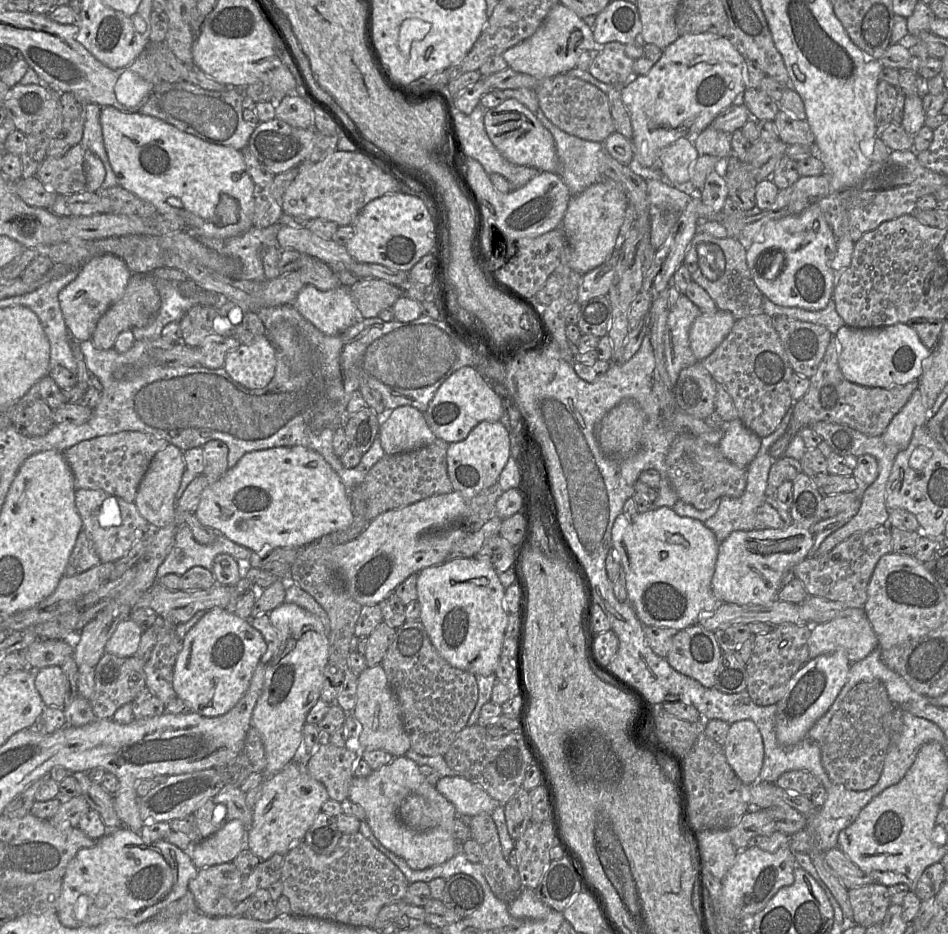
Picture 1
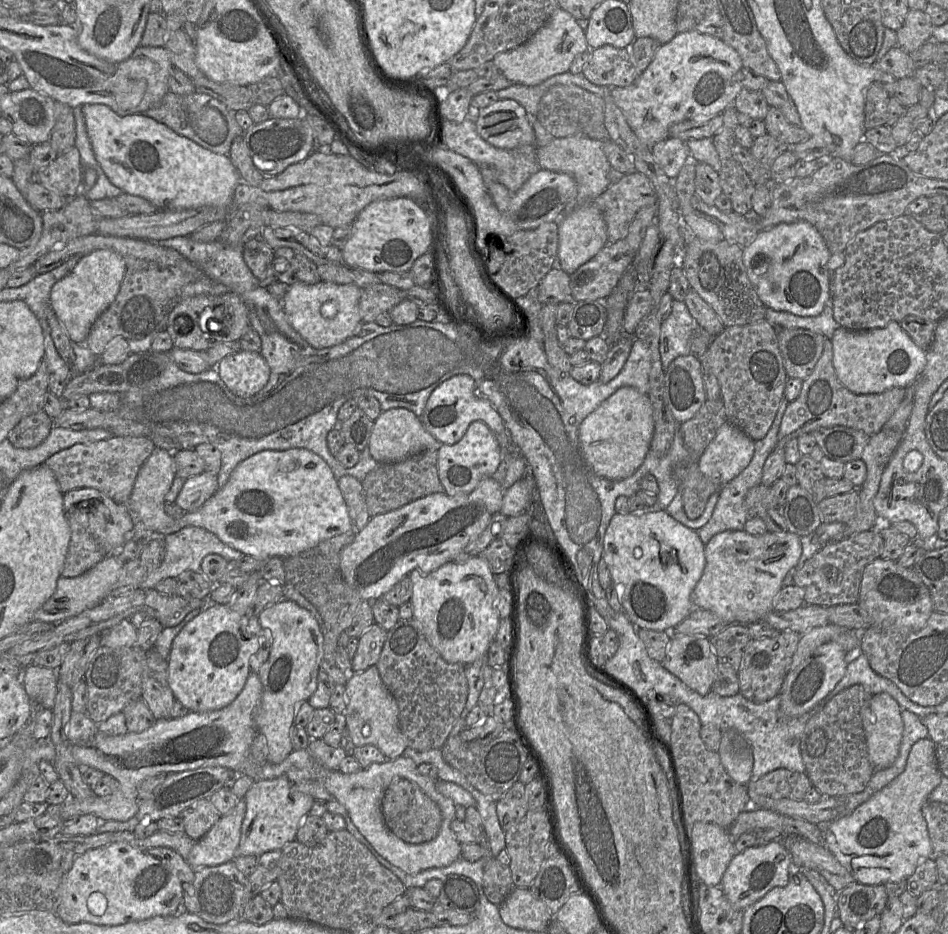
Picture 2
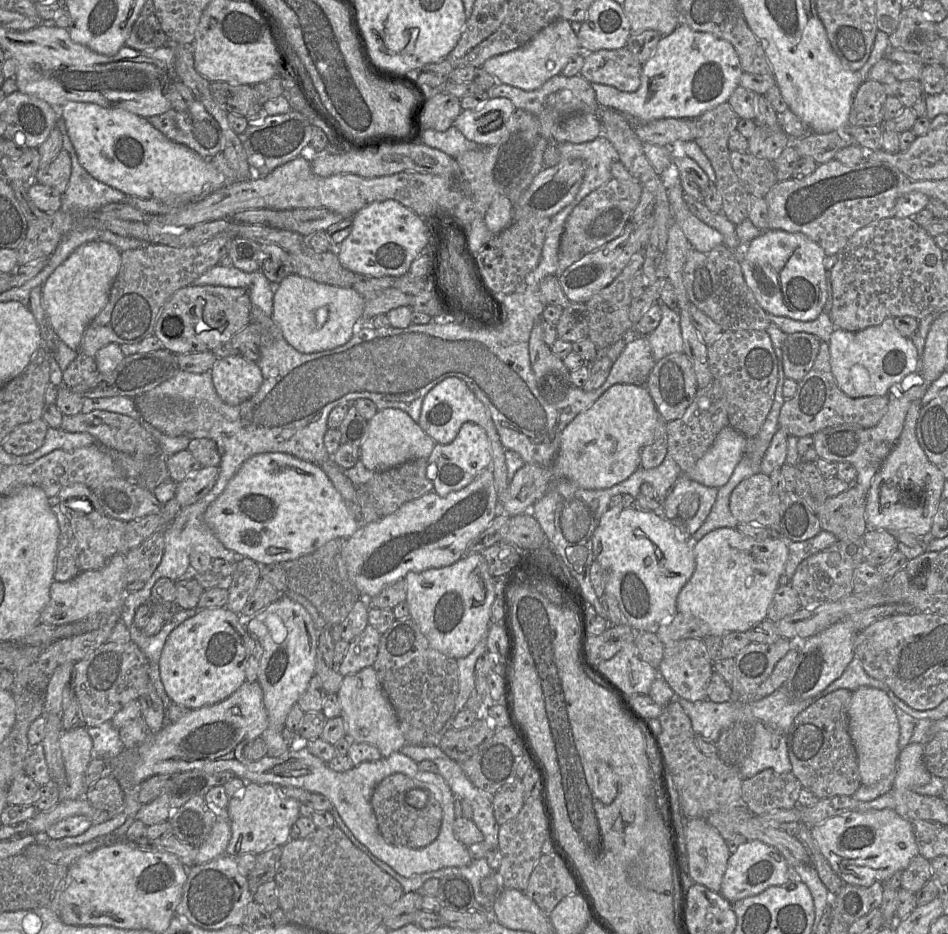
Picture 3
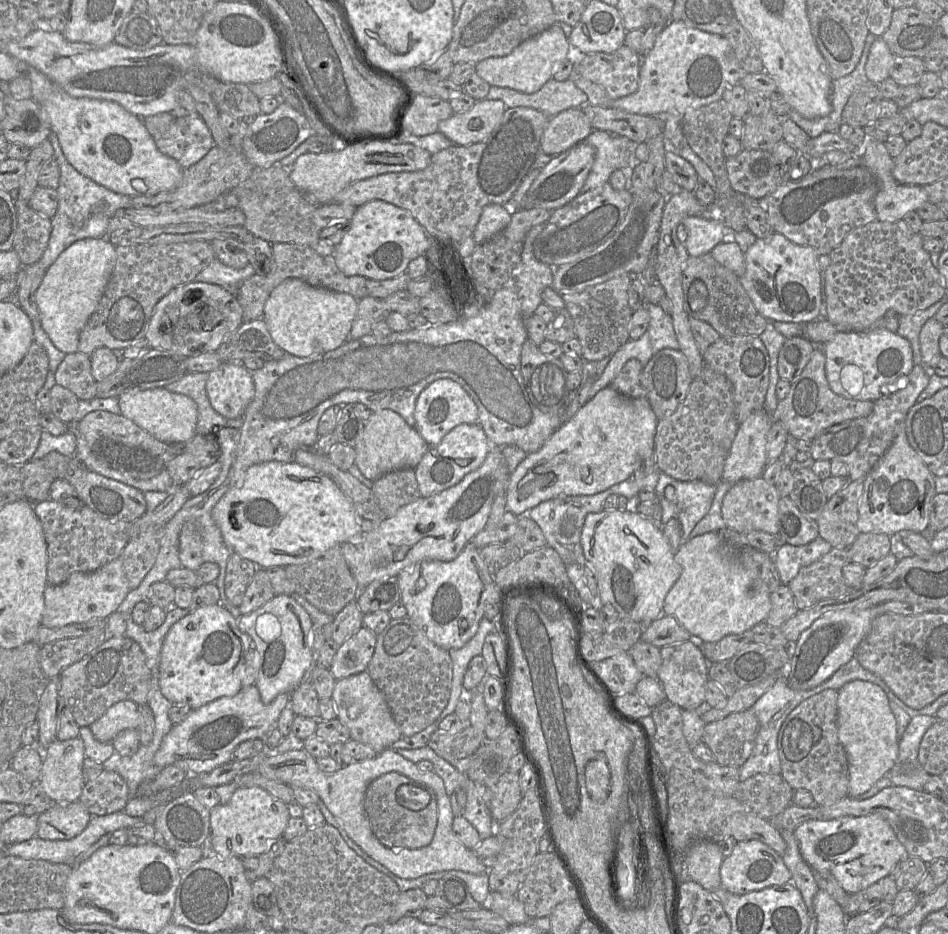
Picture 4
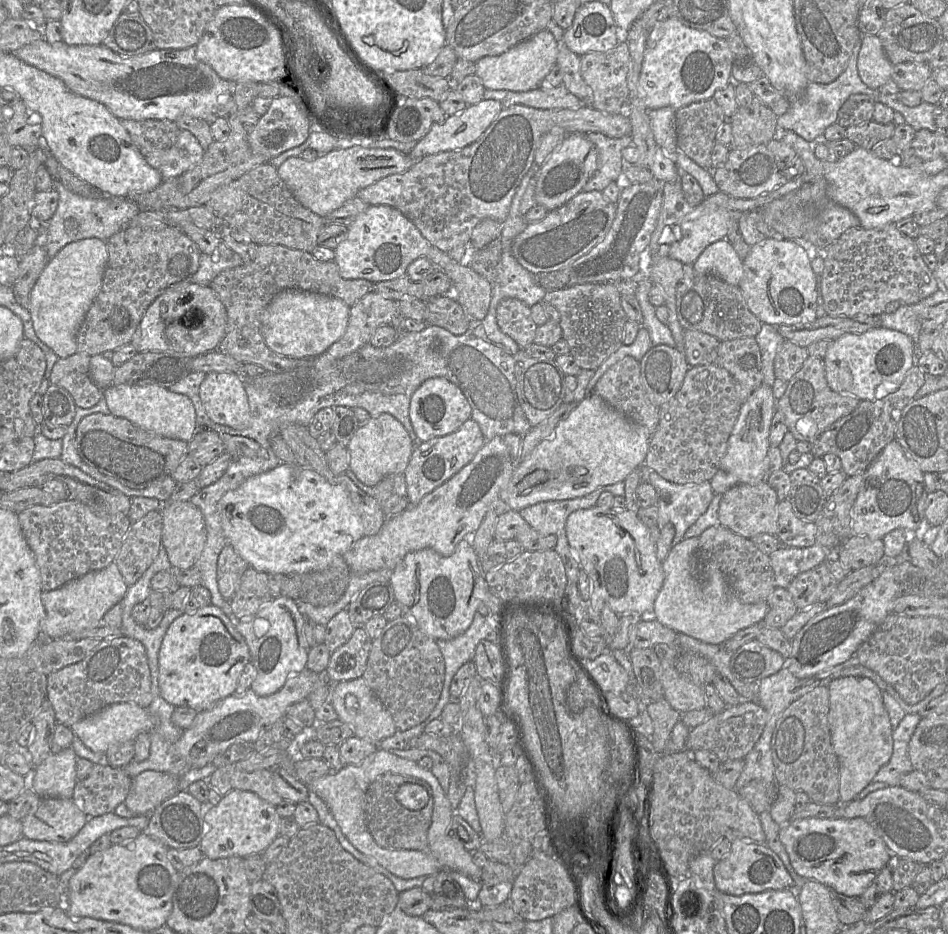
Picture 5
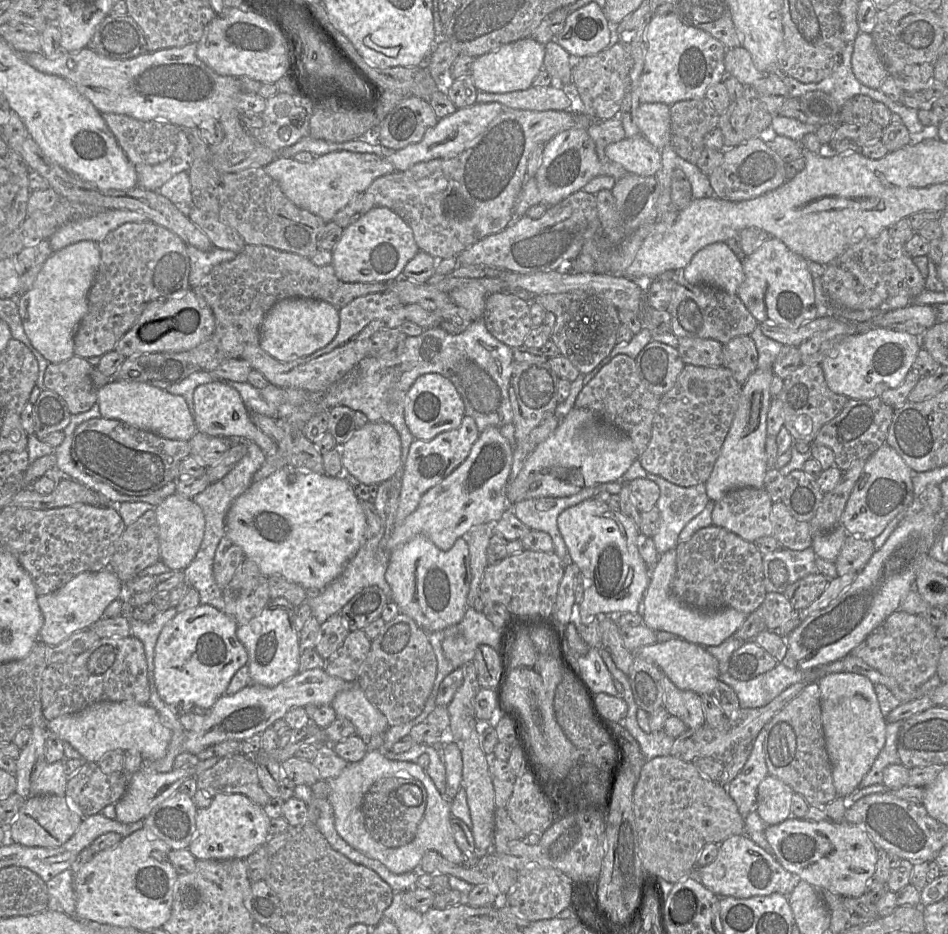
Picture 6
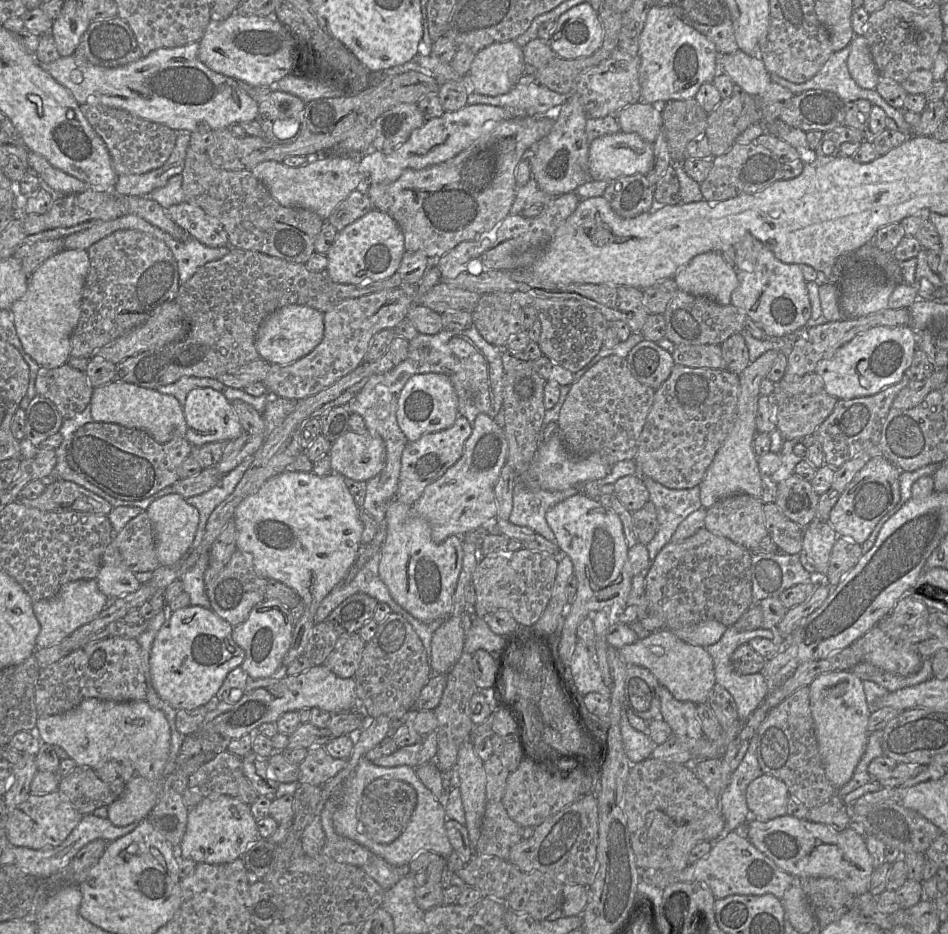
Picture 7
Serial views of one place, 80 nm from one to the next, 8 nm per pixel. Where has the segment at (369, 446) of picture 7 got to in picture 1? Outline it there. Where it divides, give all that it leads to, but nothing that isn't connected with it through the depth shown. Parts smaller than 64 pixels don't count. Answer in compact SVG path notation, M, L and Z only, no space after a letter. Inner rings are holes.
M399 406L380 424L378 438L386 455L411 451L434 442L437 438L431 431L424 413L412 406Z

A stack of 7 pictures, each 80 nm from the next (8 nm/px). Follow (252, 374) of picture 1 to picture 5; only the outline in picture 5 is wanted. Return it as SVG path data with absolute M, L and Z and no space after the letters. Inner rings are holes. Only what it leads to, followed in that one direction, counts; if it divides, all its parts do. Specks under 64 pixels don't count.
M208 373L199 396L208 417L236 430L250 424L250 409L243 377L236 373Z

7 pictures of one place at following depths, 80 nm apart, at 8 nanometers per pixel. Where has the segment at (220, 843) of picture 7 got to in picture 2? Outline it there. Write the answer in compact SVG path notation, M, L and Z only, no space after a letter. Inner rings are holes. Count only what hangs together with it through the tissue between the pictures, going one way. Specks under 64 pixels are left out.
M285 776L255 781L241 799L246 803L246 812L241 826L238 855L257 857L268 851L282 850L286 844L296 840L297 831L315 802L312 796L296 789Z

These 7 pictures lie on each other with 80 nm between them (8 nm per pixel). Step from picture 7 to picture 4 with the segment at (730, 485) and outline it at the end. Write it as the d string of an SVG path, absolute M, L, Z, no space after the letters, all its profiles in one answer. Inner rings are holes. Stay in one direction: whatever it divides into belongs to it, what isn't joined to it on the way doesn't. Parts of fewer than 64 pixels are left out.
M761 409L739 424L725 459L721 481L735 484L762 476L767 465L767 435L773 421Z

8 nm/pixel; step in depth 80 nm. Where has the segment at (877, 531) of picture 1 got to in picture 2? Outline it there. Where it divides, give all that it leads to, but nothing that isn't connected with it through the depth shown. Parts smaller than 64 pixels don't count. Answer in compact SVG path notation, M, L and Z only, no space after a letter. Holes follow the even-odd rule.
M876 529L844 537L840 541L830 542L798 566L793 584L803 590L804 602L808 605L829 607L841 604L858 604L864 569L869 563L880 557L883 546L883 538L879 530Z

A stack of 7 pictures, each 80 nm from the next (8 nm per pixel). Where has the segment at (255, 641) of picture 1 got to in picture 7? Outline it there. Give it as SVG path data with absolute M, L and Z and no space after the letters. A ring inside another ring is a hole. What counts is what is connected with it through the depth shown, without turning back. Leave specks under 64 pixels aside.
M190 605L171 612L150 653L151 677L158 695L176 710L192 710L214 702L228 673L245 659L245 651L233 639L233 628L211 608Z

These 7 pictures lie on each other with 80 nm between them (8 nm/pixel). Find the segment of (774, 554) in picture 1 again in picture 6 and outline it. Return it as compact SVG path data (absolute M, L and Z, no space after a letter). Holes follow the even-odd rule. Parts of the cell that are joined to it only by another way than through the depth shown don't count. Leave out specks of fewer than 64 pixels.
M671 548L659 556L650 569L650 579L643 600L638 609L642 623L654 631L673 633L680 639L703 647L718 646L735 635L747 615L730 607L714 610L700 610L681 601L672 590L672 582L677 570L677 553Z

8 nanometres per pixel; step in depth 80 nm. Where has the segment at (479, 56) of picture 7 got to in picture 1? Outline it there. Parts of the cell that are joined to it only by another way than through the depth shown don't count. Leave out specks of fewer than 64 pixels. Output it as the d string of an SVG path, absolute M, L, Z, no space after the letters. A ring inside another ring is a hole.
M558 3L549 12L537 31L520 44L506 50L502 56L508 68L531 75L547 78L565 74L576 68L579 56L591 49L600 51L603 46L593 38L593 30L574 11Z

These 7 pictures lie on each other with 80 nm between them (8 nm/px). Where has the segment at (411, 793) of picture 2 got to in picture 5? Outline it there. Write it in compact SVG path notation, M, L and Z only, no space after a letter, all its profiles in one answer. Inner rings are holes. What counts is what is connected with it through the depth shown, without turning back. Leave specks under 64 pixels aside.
M385 773L372 782L365 794L365 815L367 827L378 845L389 850L421 849L429 845L428 831L432 823L433 794L425 781L406 777L396 773ZM422 783L428 790L429 800L419 810L409 810L403 807L396 798L396 792L403 784Z

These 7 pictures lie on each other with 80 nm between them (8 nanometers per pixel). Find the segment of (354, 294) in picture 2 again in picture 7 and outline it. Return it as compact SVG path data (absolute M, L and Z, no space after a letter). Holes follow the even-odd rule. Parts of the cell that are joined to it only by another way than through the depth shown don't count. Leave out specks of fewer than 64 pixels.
M286 305L271 313L256 336L259 356L268 363L289 364L309 354L324 335L324 313L302 305Z

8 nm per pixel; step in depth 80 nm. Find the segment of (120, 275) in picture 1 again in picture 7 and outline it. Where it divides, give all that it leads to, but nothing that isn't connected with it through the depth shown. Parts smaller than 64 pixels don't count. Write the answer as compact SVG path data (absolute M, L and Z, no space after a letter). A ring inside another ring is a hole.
M65 248L33 272L27 291L11 306L17 335L25 352L42 367L62 366L71 357L71 337L80 318L89 267L87 250Z

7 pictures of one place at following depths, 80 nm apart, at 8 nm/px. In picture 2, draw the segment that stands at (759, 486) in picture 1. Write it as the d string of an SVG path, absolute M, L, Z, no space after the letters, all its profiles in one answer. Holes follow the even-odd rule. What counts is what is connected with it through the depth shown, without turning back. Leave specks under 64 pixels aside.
M784 397L777 411L775 419L763 439L755 441L754 454L749 465L734 479L724 484L720 490L719 500L710 520L697 532L701 541L706 544L717 533L727 530L744 530L745 523L750 518L745 504L745 497L749 489L762 483L763 467L766 459L776 448L781 421L789 401Z

